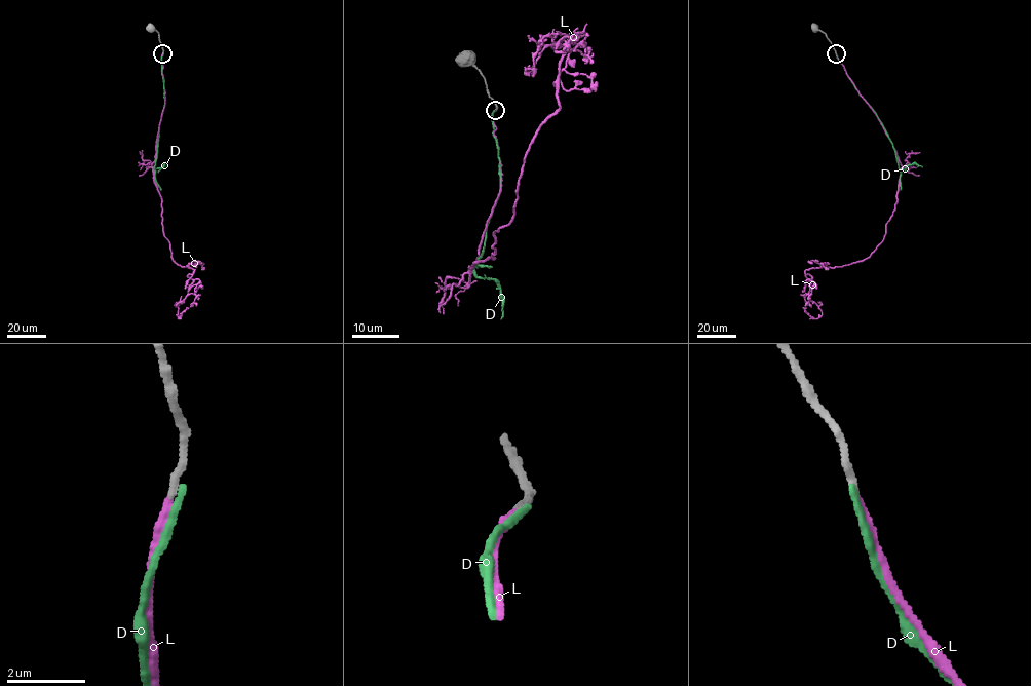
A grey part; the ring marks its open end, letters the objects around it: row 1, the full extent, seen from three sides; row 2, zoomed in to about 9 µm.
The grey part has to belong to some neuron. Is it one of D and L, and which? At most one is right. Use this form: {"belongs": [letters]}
{"belongs": ["L"]}

